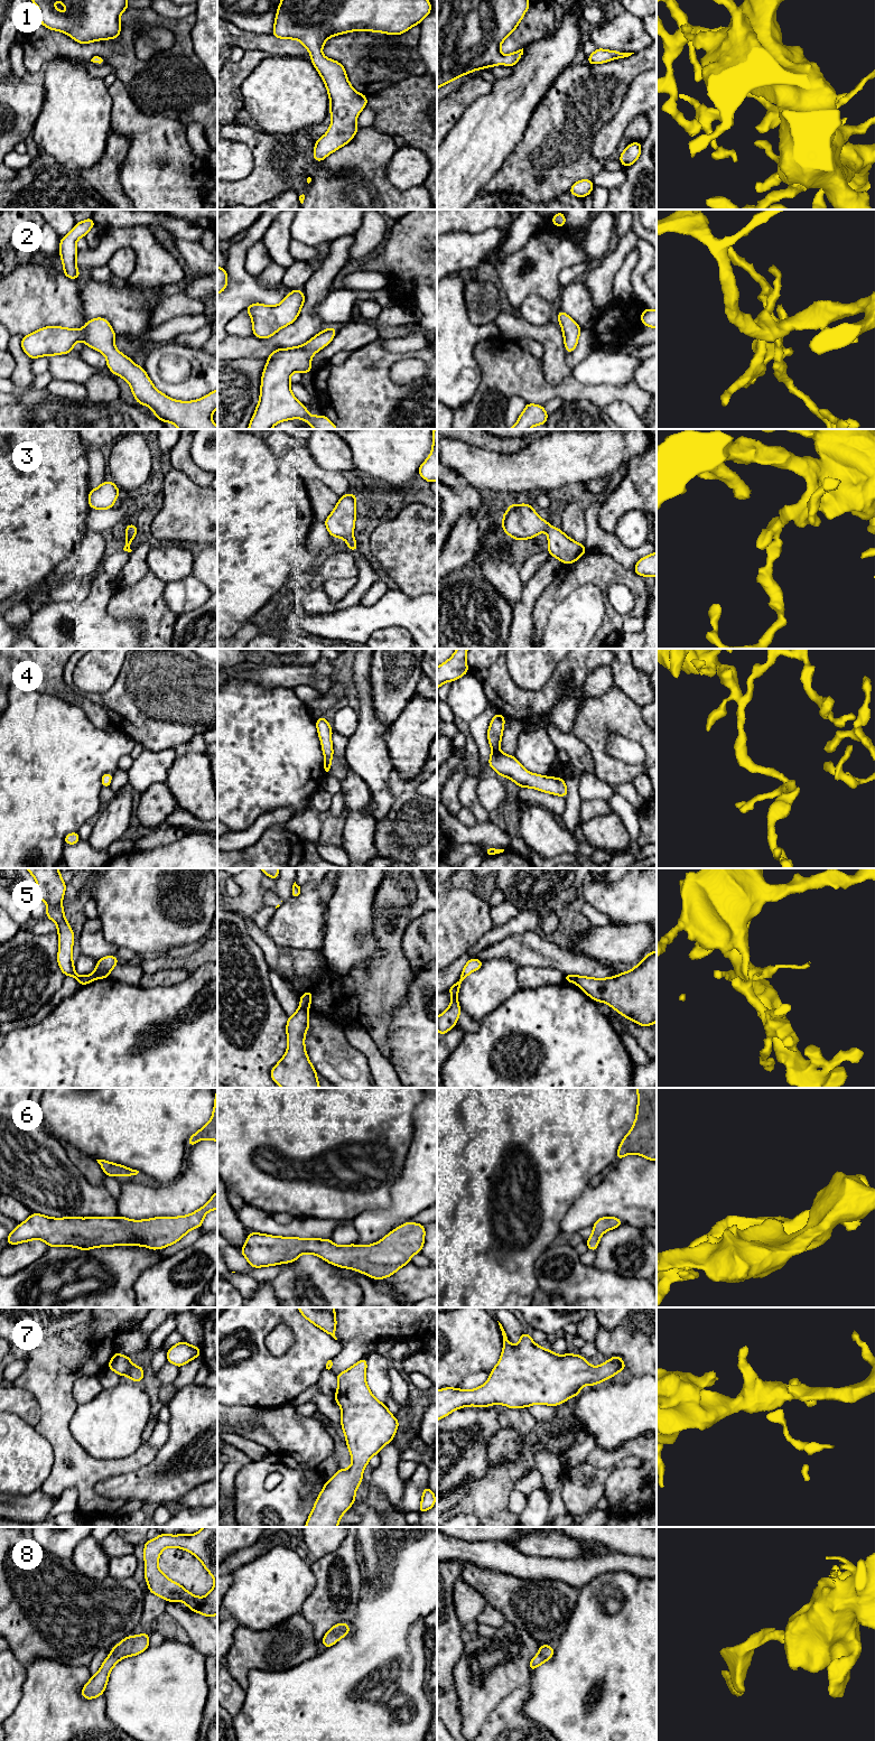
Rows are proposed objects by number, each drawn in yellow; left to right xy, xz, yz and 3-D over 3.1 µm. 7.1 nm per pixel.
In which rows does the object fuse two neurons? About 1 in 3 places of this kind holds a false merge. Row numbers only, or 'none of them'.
5

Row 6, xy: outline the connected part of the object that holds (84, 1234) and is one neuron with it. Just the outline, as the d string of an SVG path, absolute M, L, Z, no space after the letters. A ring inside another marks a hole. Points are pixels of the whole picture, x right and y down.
M217 1191L195 1212L181 1217L156 1217L146 1220L115 1218L50 1218L31 1213L6 1239L17 1245L41 1239L48 1247L76 1247L89 1250L119 1245L145 1246L156 1250L179 1241L189 1230L201 1228L205 1214L217 1209Z

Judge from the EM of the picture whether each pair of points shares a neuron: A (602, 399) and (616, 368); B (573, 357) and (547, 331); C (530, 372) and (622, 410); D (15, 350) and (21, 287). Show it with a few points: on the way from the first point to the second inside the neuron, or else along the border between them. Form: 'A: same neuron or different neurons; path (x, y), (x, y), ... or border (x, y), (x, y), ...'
A: different neurons; border (633, 382), (626, 385), (583, 384)
B: different neurons; border (566, 354), (566, 364), (570, 369)
C: different neurons; border (605, 407), (613, 401), (626, 401), (634, 411)
D: different neurons; border (11, 334), (17, 334), (20, 337)

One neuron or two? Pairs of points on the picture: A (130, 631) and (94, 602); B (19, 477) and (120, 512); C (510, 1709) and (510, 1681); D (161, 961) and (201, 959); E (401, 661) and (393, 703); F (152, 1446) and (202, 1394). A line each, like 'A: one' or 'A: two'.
A: one
B: two
C: two
D: one
E: one
F: two

